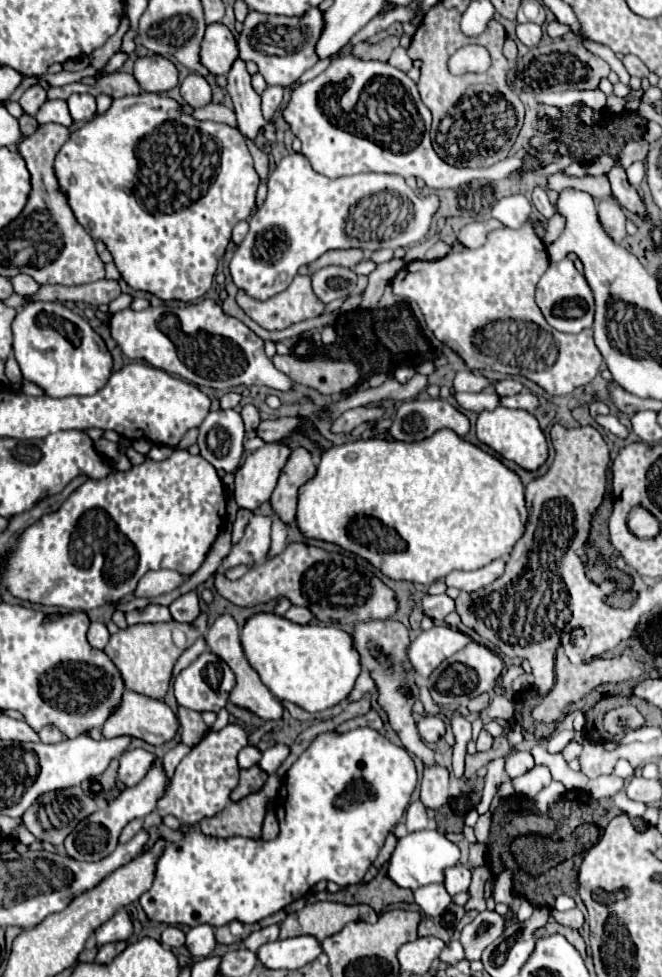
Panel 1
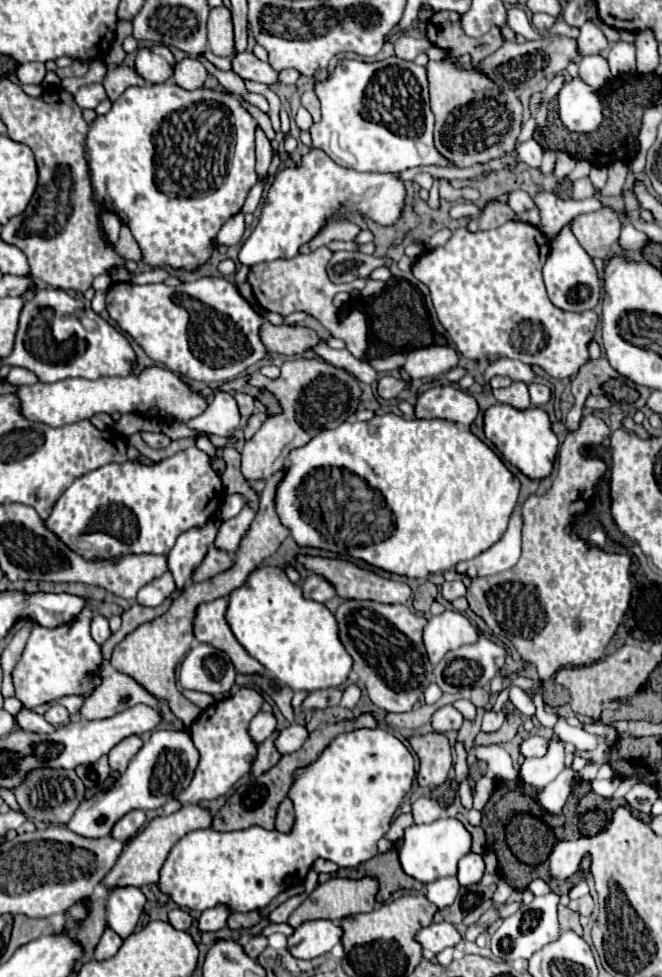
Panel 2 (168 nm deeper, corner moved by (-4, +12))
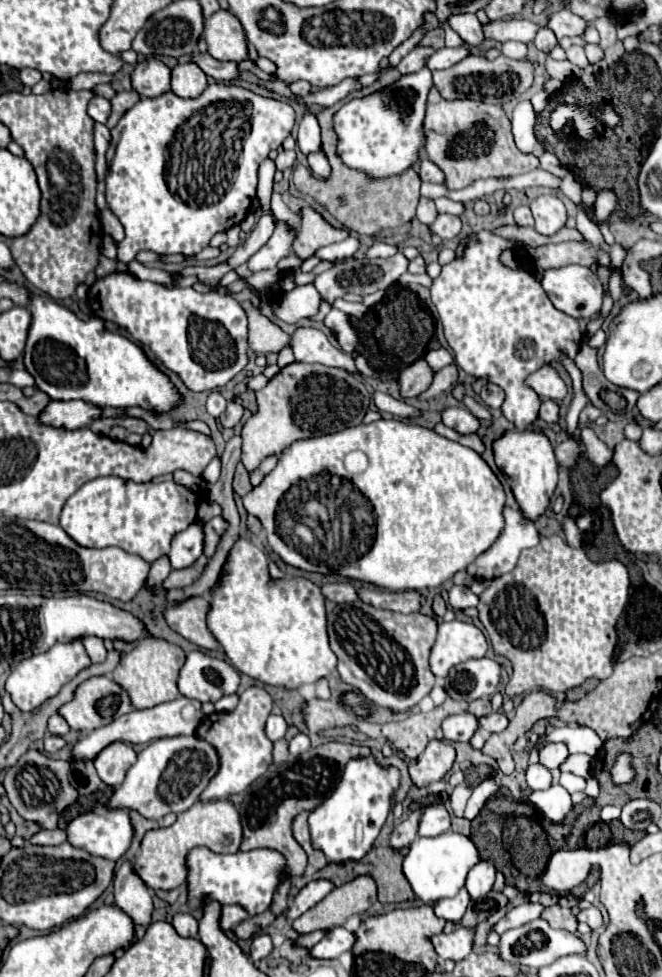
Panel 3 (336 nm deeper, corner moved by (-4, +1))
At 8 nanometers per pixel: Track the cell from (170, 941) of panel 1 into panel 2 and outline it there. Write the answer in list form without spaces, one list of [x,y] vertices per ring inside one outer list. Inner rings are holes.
[[[175,908],[169,912],[169,924],[175,928],[175,930],[187,930],[191,926],[193,918],[189,912],[181,910],[181,908]]]

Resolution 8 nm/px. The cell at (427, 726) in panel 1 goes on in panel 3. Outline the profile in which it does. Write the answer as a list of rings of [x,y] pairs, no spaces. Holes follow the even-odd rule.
[[[471,713],[449,715],[441,725],[443,737],[447,741],[469,741],[475,729],[477,729],[477,719]]]

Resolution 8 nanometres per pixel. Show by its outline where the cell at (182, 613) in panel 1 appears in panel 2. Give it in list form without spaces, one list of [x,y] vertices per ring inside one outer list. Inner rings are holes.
[[[209,518],[205,526],[197,530],[187,530],[177,538],[173,550],[167,554],[167,564],[175,578],[177,588],[185,588],[189,584],[193,570],[201,564],[209,546],[215,542],[217,528],[219,528],[219,520]]]

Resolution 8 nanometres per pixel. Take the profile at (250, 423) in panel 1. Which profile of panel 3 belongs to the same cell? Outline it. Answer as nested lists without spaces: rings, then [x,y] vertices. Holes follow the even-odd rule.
[[[231,401],[227,405],[227,409],[225,409],[225,413],[219,417],[221,419],[221,425],[223,427],[237,427],[241,423],[241,419],[243,419],[243,413],[245,413],[243,405],[237,403],[237,401]]]

